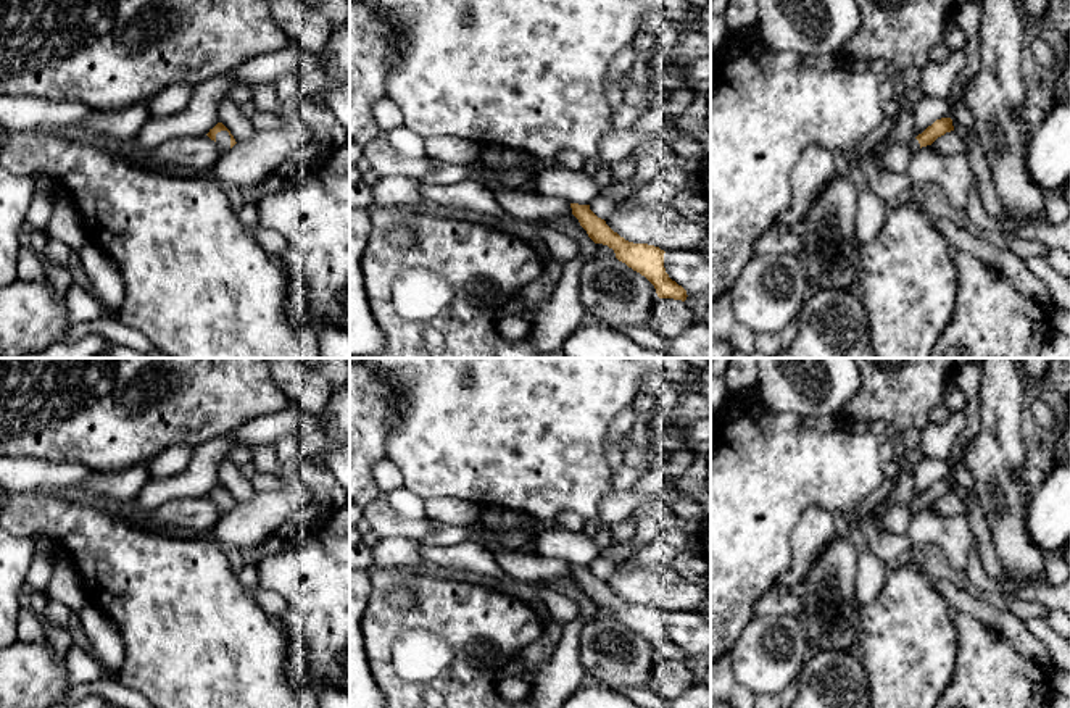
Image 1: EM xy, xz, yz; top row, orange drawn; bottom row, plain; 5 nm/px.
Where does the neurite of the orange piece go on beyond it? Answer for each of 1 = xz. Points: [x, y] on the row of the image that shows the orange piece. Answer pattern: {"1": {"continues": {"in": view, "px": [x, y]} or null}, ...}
{"1": {"continues": null}}

